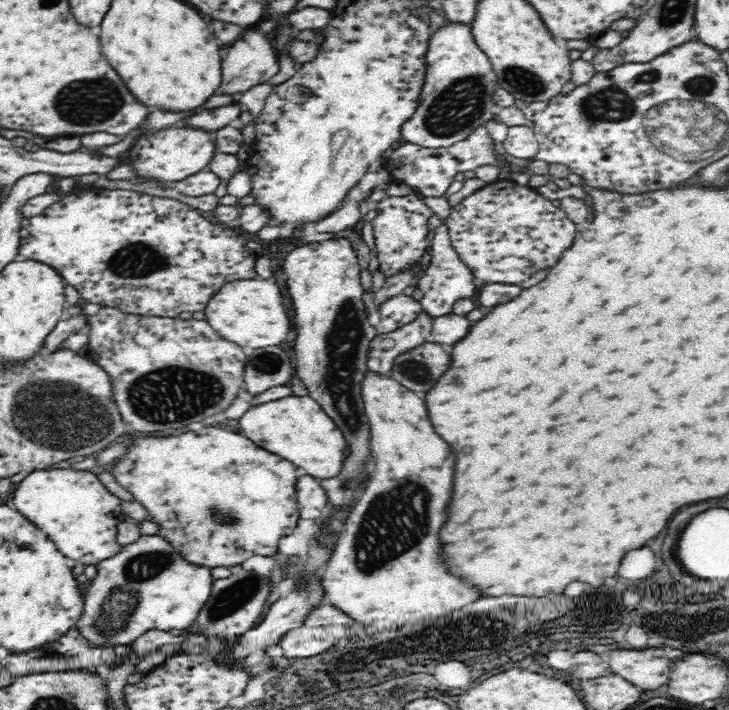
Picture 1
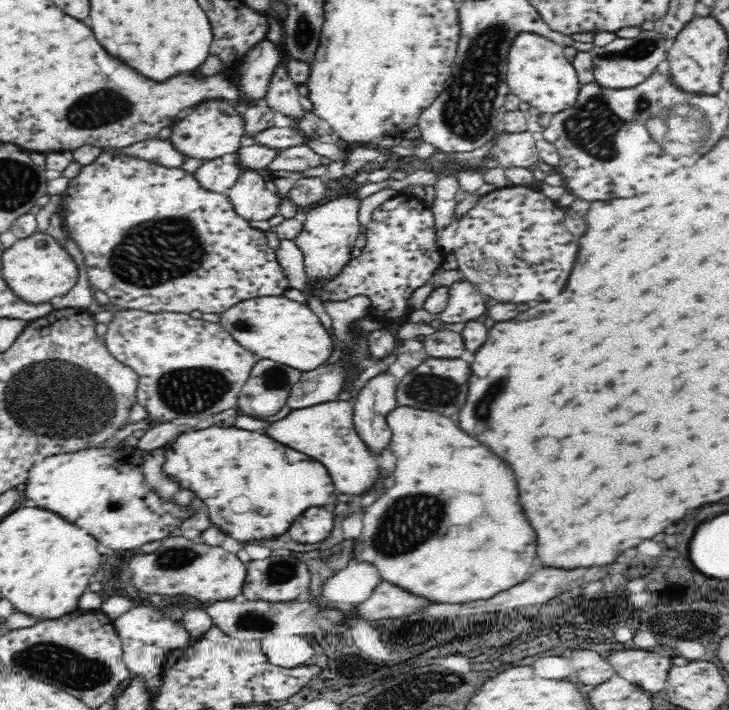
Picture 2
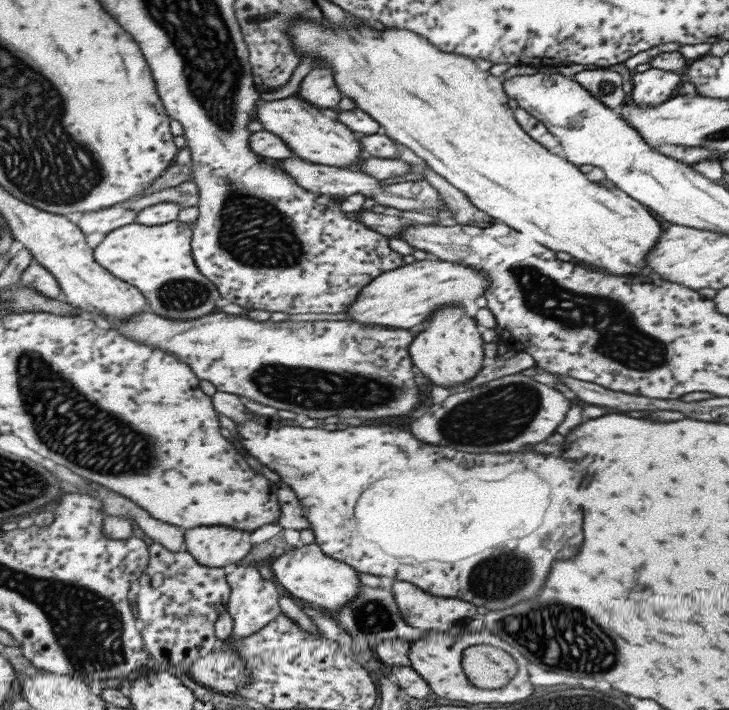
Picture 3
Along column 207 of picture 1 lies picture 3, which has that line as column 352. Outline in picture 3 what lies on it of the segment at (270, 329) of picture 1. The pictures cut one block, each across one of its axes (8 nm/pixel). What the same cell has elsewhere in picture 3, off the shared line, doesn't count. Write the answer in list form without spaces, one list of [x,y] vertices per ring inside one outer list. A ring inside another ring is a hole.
[[[443,259],[419,260],[389,270],[373,278],[369,284],[361,288],[359,296],[345,310],[347,319],[366,325],[381,325],[395,328],[413,328],[424,321],[441,306],[463,304],[465,300],[475,300],[483,296],[489,288],[489,277],[483,271],[475,271],[473,267],[444,261]]]

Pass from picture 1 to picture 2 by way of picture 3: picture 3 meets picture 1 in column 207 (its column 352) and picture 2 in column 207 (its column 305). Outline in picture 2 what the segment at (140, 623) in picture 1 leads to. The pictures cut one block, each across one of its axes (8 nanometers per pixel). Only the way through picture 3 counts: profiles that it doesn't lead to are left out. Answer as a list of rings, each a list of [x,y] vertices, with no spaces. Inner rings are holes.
[[[177,533],[162,540],[160,547],[153,552],[134,555],[128,562],[128,580],[144,599],[152,595],[174,598],[188,596],[197,598],[199,602],[213,603],[242,594],[245,565],[236,557],[236,553],[225,550],[222,545],[196,543]]]

